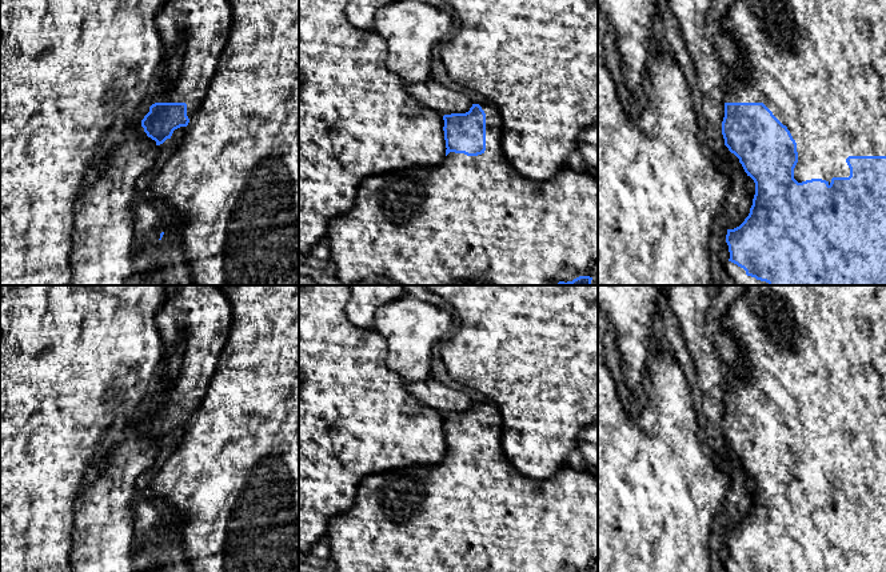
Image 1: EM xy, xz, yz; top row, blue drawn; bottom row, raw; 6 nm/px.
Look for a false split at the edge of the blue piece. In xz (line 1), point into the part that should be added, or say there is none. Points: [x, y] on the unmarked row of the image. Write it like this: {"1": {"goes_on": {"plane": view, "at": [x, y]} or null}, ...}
{"1": {"goes_on": {"plane": "xz", "at": [469, 512]}}}

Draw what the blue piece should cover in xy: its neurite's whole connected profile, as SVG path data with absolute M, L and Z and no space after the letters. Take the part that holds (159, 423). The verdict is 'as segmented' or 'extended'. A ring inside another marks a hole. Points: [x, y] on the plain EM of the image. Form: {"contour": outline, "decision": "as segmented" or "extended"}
{"contour": "M165 285L165 299L156 315L156 327L164 345L164 355L183 345L181 367L177 377L161 387L161 395L149 405L141 425L156 444L171 437L175 428L187 425L199 408L216 369L219 356L228 339L232 307L217 285Z", "decision": "extended"}

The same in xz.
{"contour": "M472 403L466 412L444 413L446 456L434 465L392 468L364 477L354 505L332 517L327 527L327 545L334 572L591 572L598 561L598 477L587 471L564 467L548 480L520 475L502 451L502 416L491 403Z", "decision": "extended"}

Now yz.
{"contour": "M749 285L725 315L725 327L741 347L747 375L727 376L722 433L725 444L739 457L745 471L755 481L749 515L739 525L727 528L730 557L726 572L886 572L886 285Z", "decision": "extended"}

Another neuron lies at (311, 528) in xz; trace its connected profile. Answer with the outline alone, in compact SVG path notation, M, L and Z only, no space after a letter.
M299 285L299 552L307 553L327 535L328 521L348 511L356 497L360 481L370 476L410 465L434 465L446 456L443 413L426 405L406 391L406 381L386 365L388 344L374 329L360 329L346 316L346 307L351 297L350 285Z

